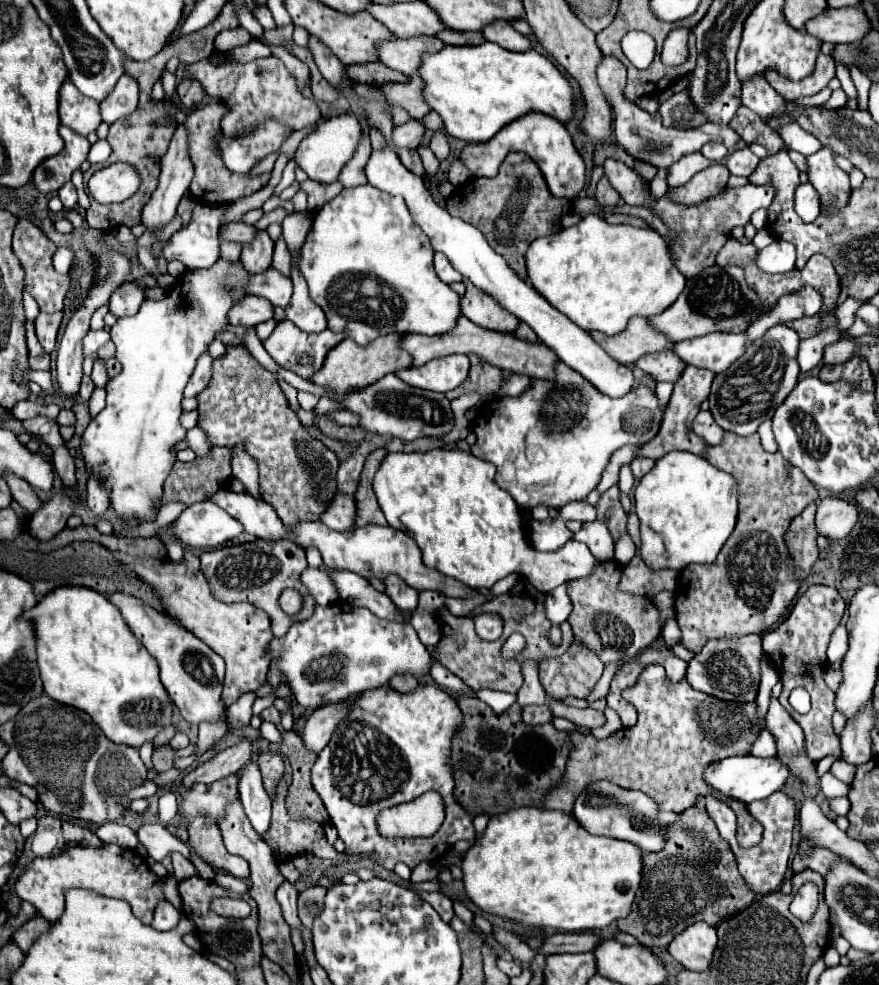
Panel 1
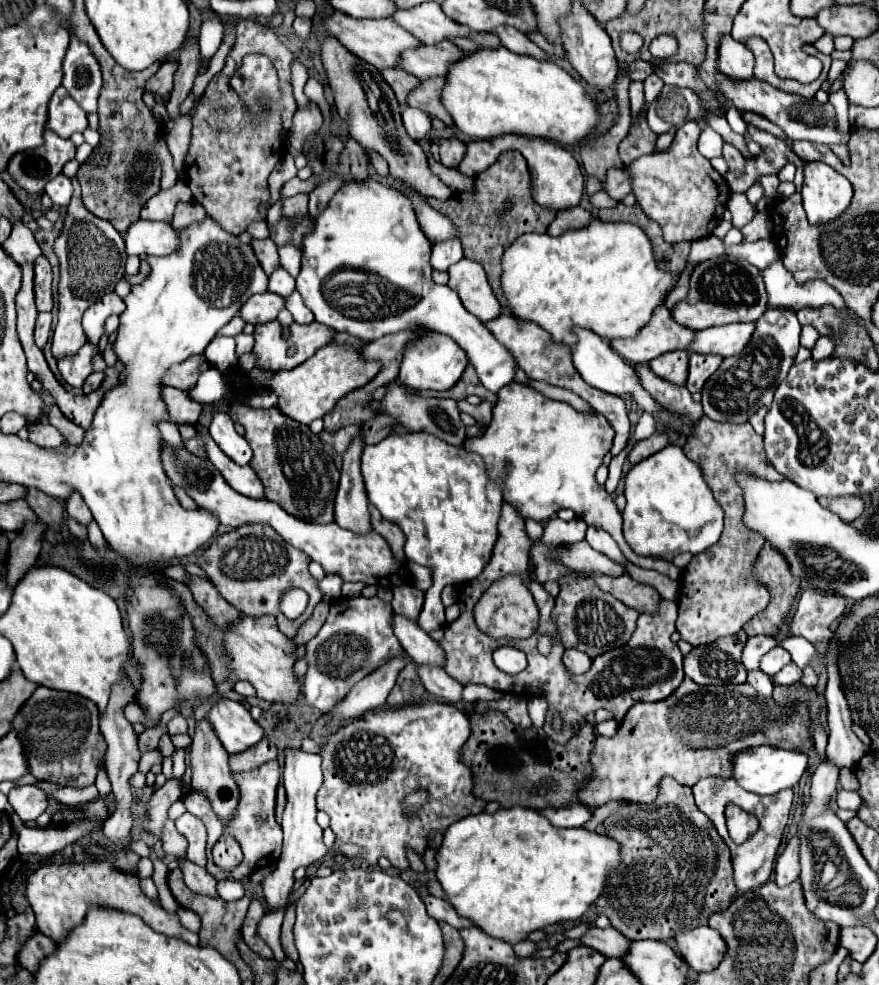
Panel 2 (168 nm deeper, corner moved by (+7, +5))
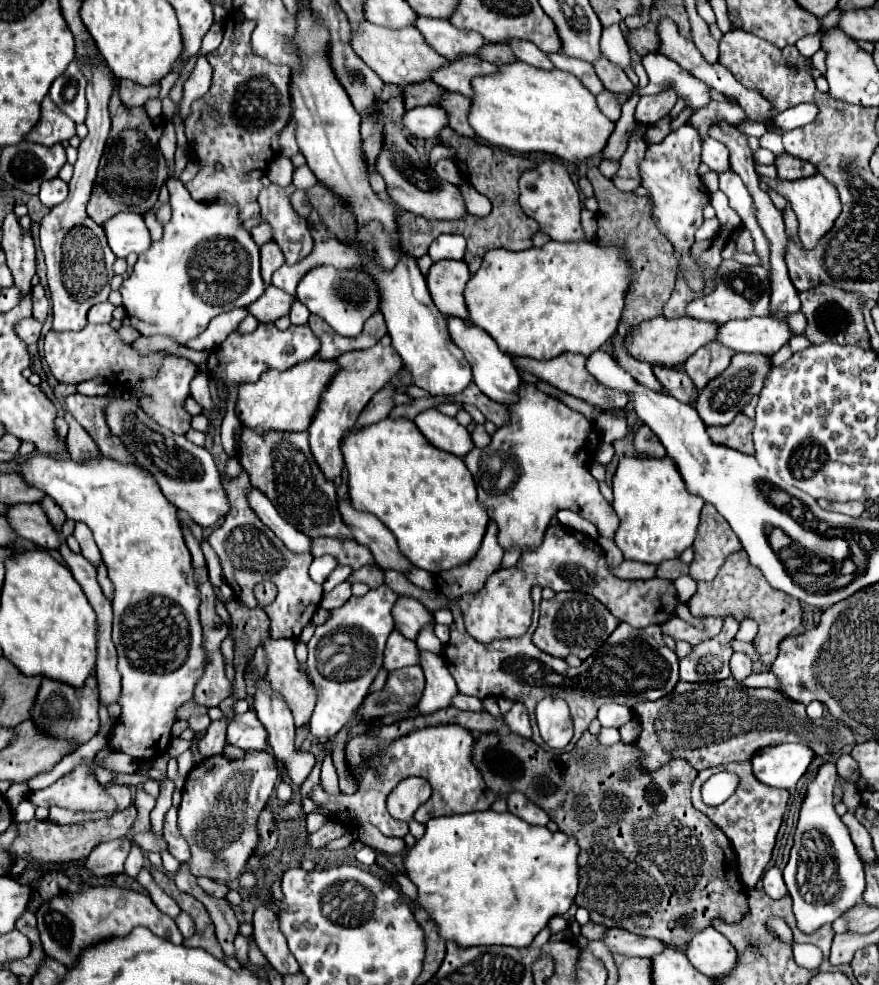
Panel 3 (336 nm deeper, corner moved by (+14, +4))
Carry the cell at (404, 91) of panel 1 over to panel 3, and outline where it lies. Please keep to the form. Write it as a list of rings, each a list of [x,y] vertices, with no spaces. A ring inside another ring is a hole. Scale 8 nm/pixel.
[[[446,92],[444,98],[440,100],[440,106],[448,112],[452,130],[456,130],[460,136],[474,138],[474,130],[468,124],[468,112],[470,112],[470,106],[472,106],[470,98],[456,94],[456,92]]]

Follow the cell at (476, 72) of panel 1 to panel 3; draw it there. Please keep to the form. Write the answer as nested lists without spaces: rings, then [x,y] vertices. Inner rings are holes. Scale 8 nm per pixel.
[[[512,62],[496,74],[474,78],[472,88],[470,126],[478,138],[508,150],[542,152],[576,162],[600,154],[614,132],[614,122],[602,114],[596,96],[570,72],[556,68],[546,72],[524,62]]]

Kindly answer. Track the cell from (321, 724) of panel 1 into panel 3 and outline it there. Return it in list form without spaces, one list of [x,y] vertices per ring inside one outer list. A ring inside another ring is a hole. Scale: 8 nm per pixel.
[[[394,630],[384,650],[384,668],[390,672],[412,664],[420,664],[420,658],[416,658],[416,644],[404,638],[398,630]]]

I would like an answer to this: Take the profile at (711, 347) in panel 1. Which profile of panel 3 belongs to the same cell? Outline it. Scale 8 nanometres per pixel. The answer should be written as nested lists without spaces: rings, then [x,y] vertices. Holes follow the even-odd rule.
[[[776,316],[732,320],[720,326],[718,342],[736,352],[760,352],[764,356],[776,354],[794,336],[788,322]]]

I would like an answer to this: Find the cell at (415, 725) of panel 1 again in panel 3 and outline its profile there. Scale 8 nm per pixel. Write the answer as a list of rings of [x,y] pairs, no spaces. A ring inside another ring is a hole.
[[[432,726],[432,728],[422,728],[414,730],[412,734],[406,734],[398,738],[398,742],[392,742],[386,750],[378,750],[378,742],[370,734],[354,736],[346,744],[346,762],[348,764],[360,764],[360,786],[356,794],[346,796],[330,796],[322,790],[318,784],[310,798],[342,818],[342,822],[348,822],[352,826],[360,824],[374,824],[384,836],[398,836],[404,838],[408,834],[408,824],[394,820],[388,810],[386,810],[386,796],[392,792],[392,788],[408,778],[408,776],[420,776],[430,782],[432,786],[432,796],[428,802],[424,802],[416,814],[414,820],[426,824],[430,818],[436,816],[452,816],[452,814],[466,814],[466,812],[476,812],[476,810],[486,810],[494,804],[498,798],[496,794],[490,794],[490,790],[484,784],[484,778],[480,770],[472,762],[472,750],[474,750],[474,738],[468,730],[462,726]],[[366,764],[368,768],[364,768]]]

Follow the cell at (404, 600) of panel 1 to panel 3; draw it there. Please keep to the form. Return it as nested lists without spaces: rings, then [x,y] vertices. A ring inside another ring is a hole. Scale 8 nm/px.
[[[408,596],[398,598],[394,606],[394,622],[396,622],[396,630],[400,630],[406,638],[416,640],[418,632],[424,626],[428,626],[430,620],[434,622],[434,614],[430,614],[430,610],[426,610],[420,602]]]

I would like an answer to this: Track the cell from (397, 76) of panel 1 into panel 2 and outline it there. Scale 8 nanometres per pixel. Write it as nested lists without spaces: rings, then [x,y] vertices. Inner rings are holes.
[[[387,67],[387,69],[381,69],[381,75],[383,79],[391,85],[391,89],[395,91],[399,103],[403,103],[403,97],[407,97],[407,93],[411,89],[415,89],[415,85],[419,85],[419,79],[405,73],[401,67]]]

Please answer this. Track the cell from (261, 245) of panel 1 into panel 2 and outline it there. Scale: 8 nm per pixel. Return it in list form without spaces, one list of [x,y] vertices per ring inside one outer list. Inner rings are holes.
[[[253,239],[251,241],[251,247],[255,251],[255,257],[259,259],[263,271],[267,275],[271,275],[277,267],[279,267],[279,255],[277,255],[277,245],[271,241],[271,239]]]

